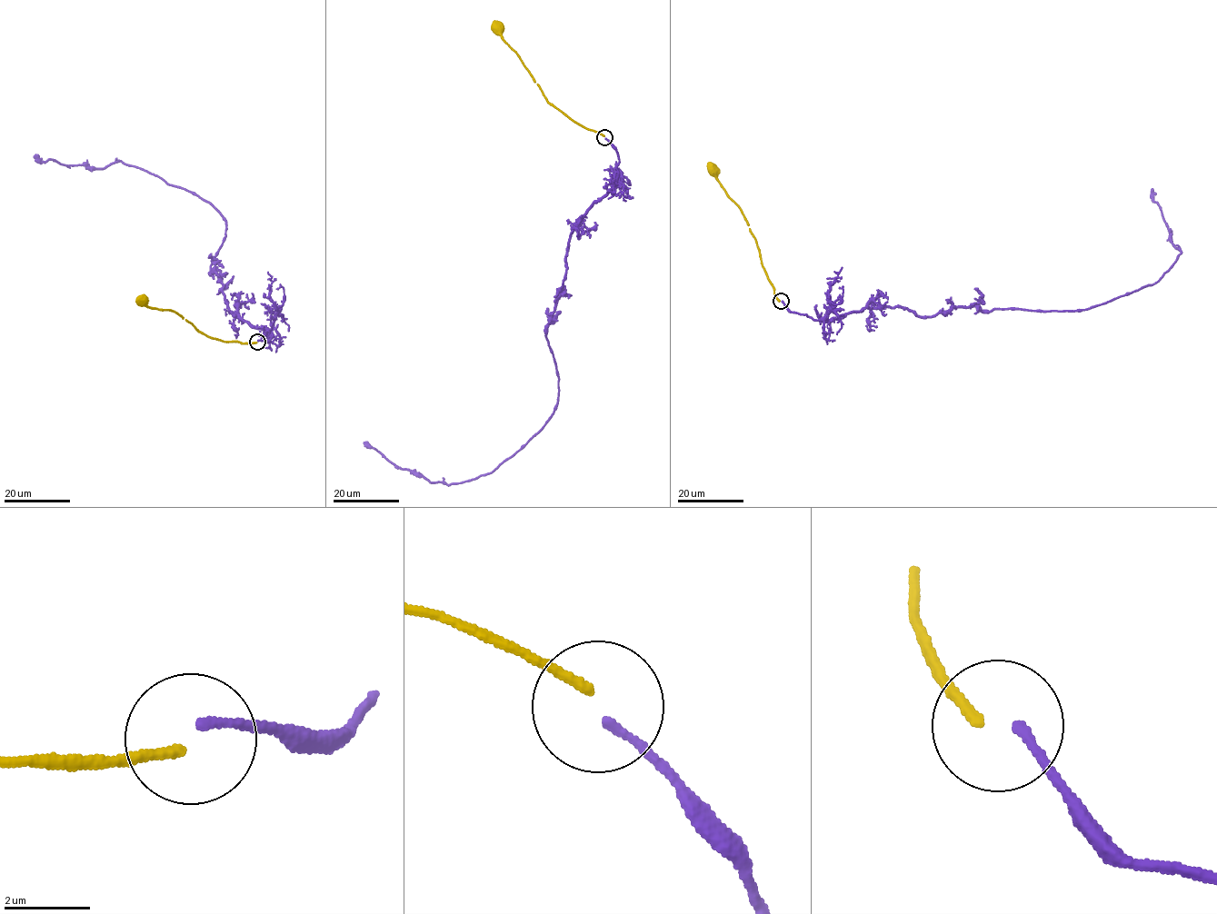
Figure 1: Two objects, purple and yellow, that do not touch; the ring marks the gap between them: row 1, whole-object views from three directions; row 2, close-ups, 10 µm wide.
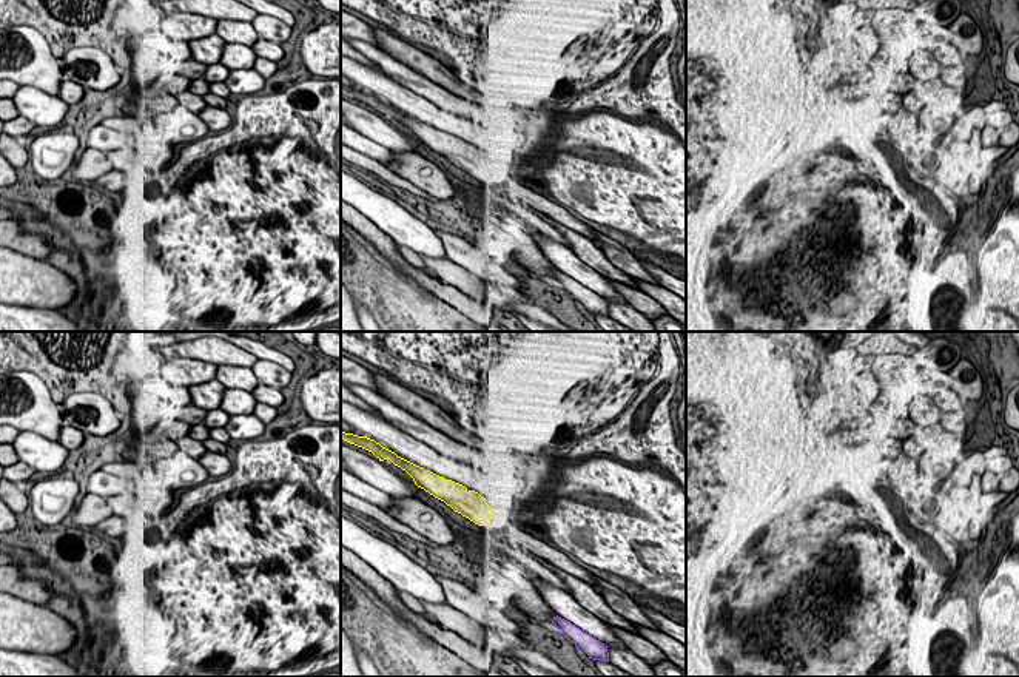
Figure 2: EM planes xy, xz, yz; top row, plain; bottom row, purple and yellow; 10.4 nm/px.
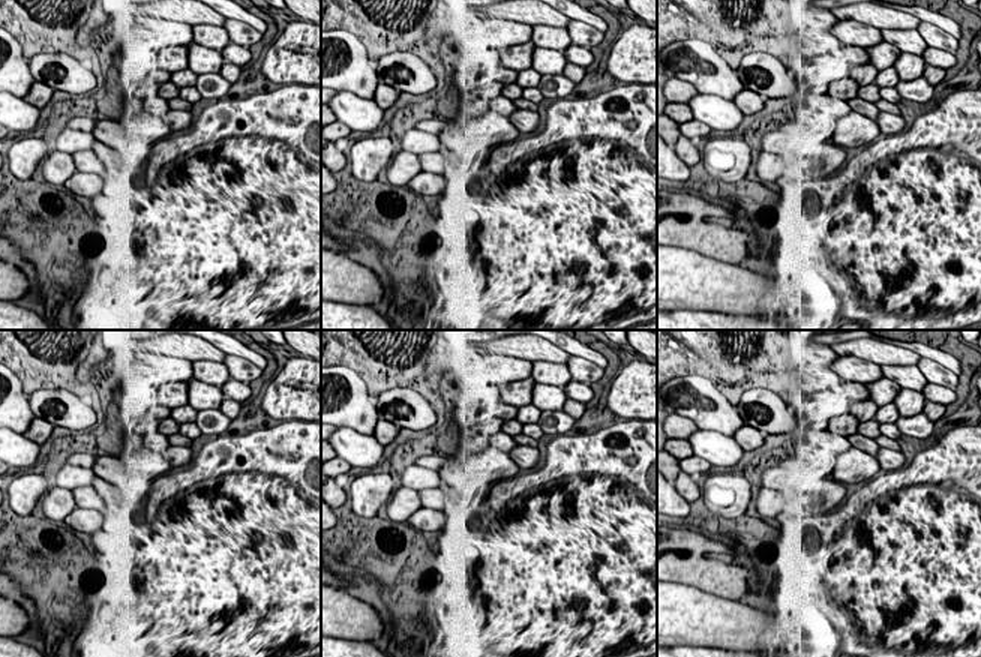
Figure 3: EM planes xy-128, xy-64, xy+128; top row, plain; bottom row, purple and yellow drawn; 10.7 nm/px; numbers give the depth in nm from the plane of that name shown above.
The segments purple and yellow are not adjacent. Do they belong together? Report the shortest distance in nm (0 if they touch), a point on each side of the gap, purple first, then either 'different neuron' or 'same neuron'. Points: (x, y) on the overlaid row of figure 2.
1200 nm | xz (554, 617), (486, 525) | same neuron

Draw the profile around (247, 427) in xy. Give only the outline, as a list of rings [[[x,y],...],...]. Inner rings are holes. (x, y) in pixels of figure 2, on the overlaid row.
[[[231,415],[224,426],[233,440],[254,440],[265,432],[265,423],[256,415]]]

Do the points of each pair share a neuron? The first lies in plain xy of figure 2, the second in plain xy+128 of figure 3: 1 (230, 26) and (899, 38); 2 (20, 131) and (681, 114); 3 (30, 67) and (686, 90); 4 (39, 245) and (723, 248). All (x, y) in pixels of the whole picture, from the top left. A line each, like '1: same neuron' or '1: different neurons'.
1: same neuron
2: different neurons
3: different neurons
4: same neuron

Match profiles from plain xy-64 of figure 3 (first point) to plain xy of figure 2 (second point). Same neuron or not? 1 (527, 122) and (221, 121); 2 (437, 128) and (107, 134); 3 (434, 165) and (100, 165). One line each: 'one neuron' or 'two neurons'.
1: one neuron
2: two neurons
3: two neurons

